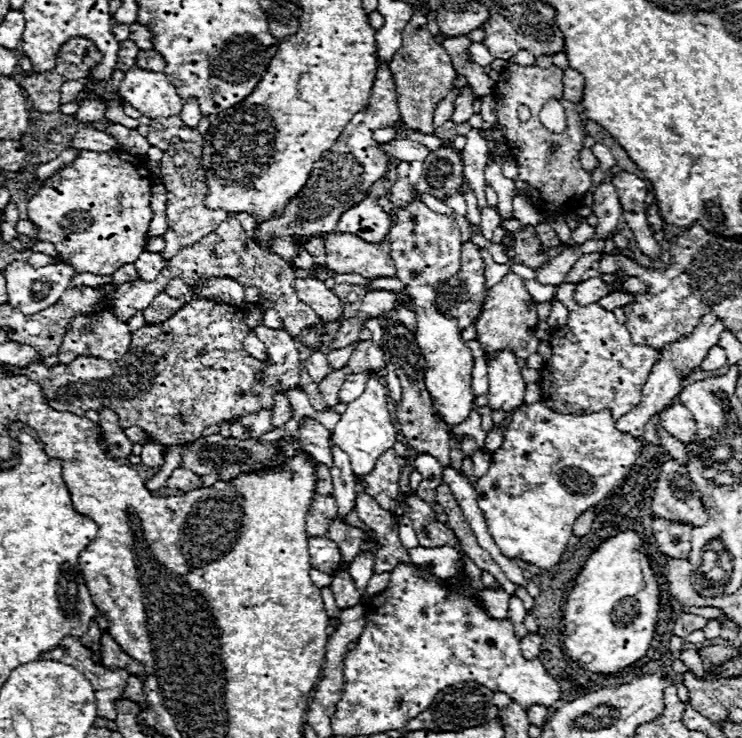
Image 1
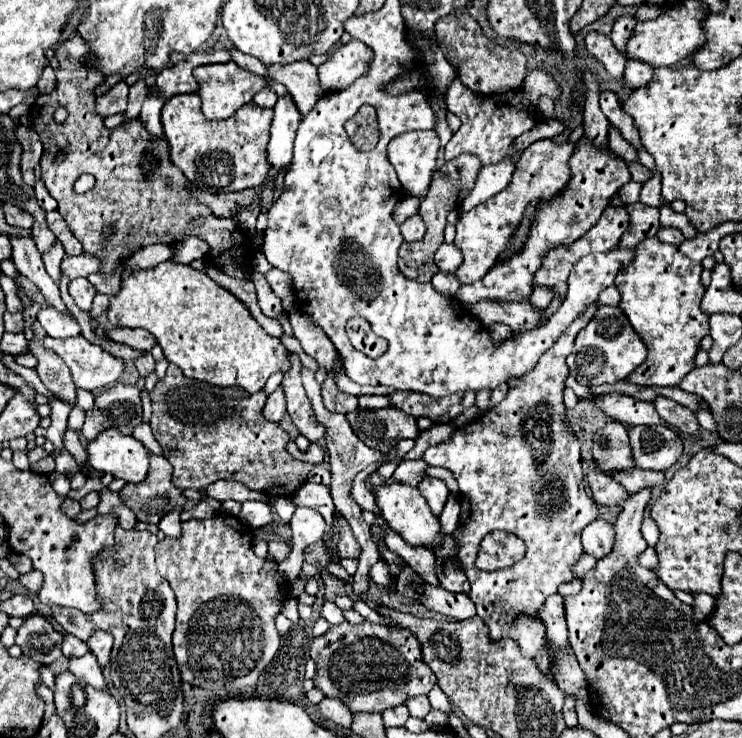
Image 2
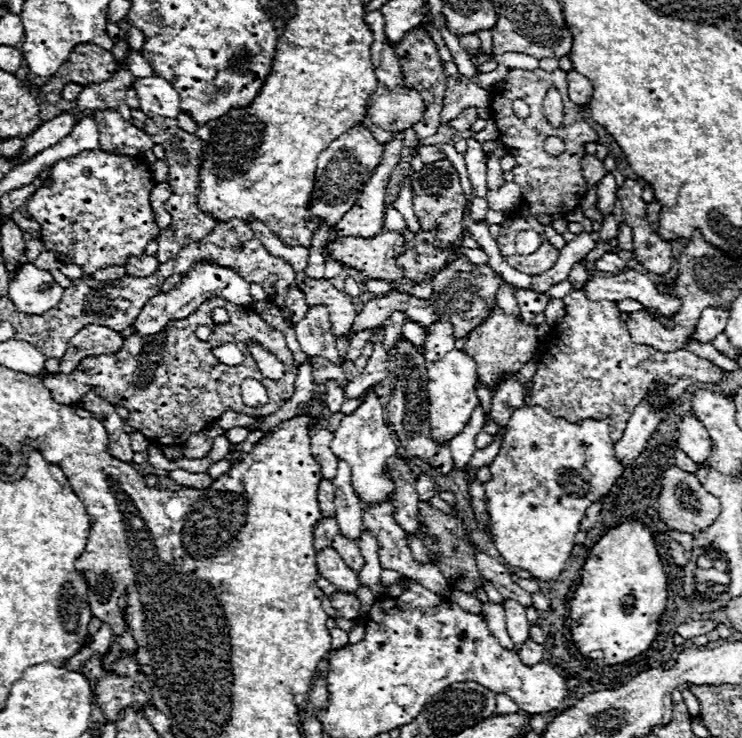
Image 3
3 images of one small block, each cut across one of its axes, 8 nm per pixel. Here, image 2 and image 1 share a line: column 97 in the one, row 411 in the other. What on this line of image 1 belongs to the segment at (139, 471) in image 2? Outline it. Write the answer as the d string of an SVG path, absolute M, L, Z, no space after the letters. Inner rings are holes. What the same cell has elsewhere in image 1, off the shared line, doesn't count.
M412 200L402 208L394 208L392 228L386 238L392 242L392 260L396 264L396 276L402 280L404 294L412 298L412 310L416 314L416 342L428 362L426 386L434 398L436 412L448 426L460 424L472 410L470 402L474 394L470 390L474 358L468 344L460 336L458 320L442 314L436 308L436 296L440 284L446 284L460 270L460 230L454 214L432 212L424 202Z

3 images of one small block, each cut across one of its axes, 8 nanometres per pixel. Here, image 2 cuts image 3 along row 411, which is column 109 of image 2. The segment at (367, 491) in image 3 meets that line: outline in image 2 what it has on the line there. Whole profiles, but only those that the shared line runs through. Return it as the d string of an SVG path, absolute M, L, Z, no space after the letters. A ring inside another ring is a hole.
M44 336L44 348L56 352L72 370L72 378L78 388L98 390L108 384L114 384L122 370L124 362L106 354L100 346L90 344L84 336L56 340Z

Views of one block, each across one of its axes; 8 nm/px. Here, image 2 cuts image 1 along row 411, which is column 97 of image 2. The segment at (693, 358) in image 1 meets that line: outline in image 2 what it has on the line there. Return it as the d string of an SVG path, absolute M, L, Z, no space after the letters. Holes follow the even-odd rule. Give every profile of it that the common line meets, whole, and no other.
M96 632L90 640L88 640L88 648L90 652L96 656L100 668L106 668L110 662L110 650L112 650L112 636L108 632Z

